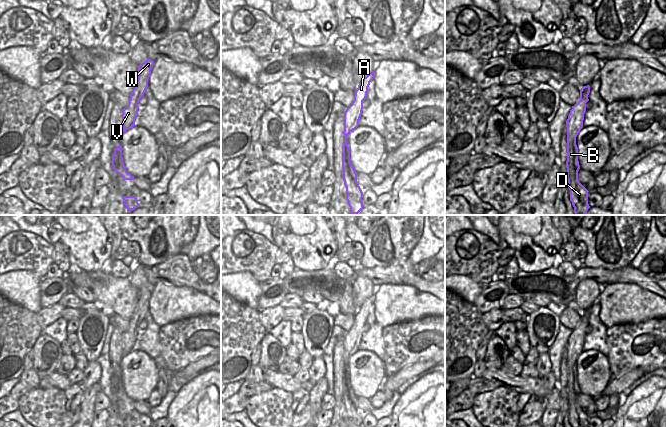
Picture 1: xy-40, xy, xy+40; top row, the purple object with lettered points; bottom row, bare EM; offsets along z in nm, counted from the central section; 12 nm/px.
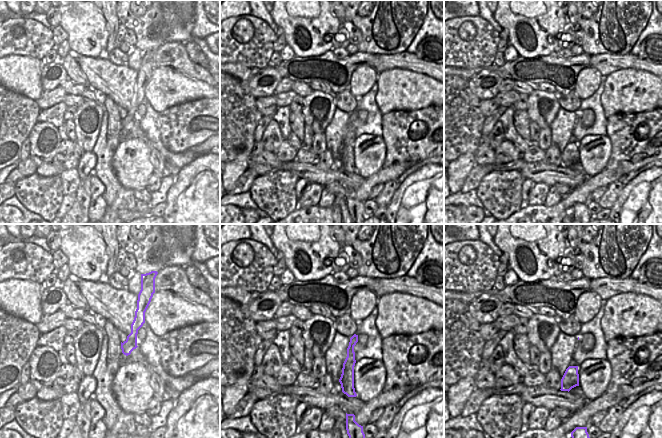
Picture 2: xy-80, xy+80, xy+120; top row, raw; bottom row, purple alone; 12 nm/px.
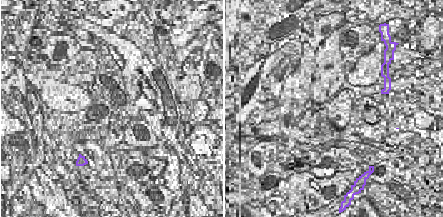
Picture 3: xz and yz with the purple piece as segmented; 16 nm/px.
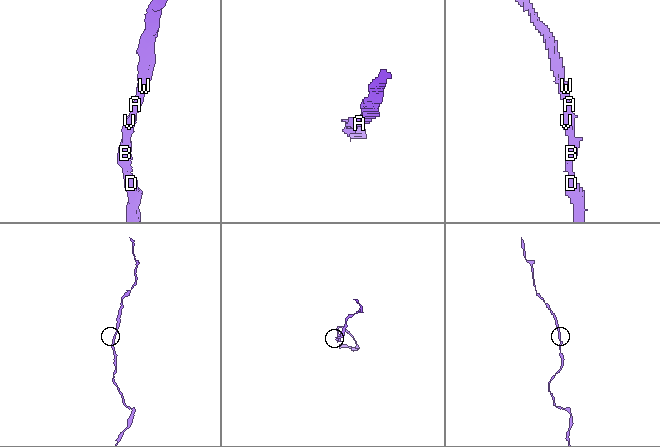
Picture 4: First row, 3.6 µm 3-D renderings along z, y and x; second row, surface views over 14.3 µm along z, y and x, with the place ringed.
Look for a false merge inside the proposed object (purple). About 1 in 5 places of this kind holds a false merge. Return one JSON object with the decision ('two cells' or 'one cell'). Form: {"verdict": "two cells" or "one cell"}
{"verdict": "one cell"}

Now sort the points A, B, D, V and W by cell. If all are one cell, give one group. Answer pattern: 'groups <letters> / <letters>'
groups A B D V W

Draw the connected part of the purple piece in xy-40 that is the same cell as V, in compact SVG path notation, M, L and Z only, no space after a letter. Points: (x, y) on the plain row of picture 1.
M147 283L144 287L138 290L138 303L131 316L128 330L122 333L122 352L123 356L131 353L135 349L135 343L138 339L138 327L144 320L148 311L148 303L151 298L154 285Z

